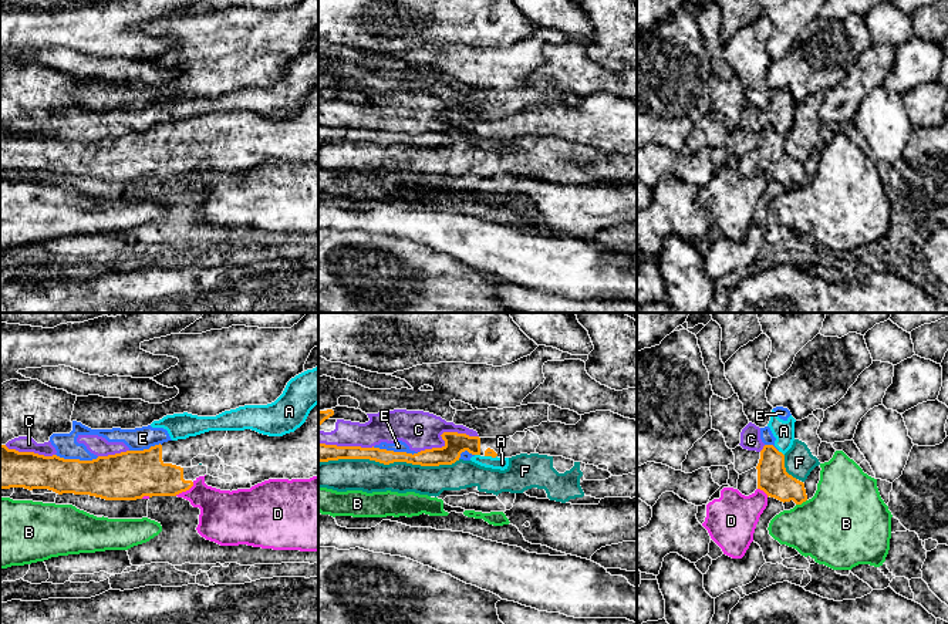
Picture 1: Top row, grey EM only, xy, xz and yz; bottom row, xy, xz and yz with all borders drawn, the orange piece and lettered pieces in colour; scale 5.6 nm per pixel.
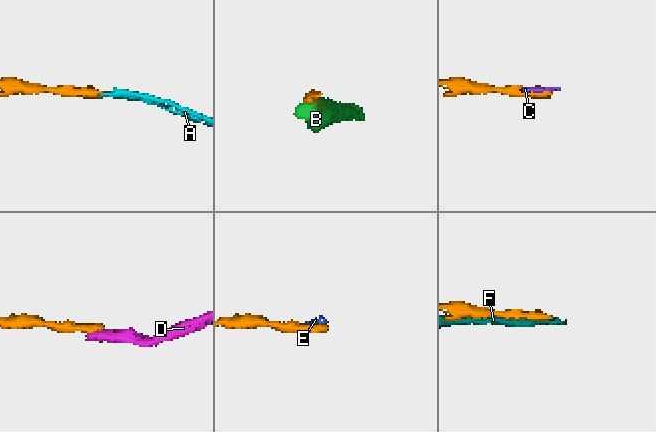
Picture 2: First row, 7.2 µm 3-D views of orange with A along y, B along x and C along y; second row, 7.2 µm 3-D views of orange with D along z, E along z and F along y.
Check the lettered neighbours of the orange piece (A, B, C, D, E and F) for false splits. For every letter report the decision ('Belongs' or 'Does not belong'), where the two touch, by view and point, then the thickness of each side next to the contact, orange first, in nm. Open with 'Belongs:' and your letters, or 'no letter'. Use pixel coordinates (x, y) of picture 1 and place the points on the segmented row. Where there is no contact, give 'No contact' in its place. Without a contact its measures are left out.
Belongs: no letter
A: Does not belong. Touches orange at yz (780, 452). Thickness 180 nm (orange) against 120 nm
B: Does not belong. Touches orange at yz (800, 503). Thickness 180 nm (orange) against 440 nm
C: Does not belong. Touches orange at xz (442, 434). Thickness 120 nm (orange) against 220 nm
D: Does not belong. Touches orange at xy (185, 491). Thickness 240 nm (orange) against 260 nm
E: Does not belong. Touches orange at xz (395, 452). Thickness 110 nm (orange) against 60 nm
F: Does not belong. Touches orange at xz (388, 464). Thickness 100 nm (orange) against 180 nm

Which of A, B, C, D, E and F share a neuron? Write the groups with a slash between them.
A C E / B / D / F

